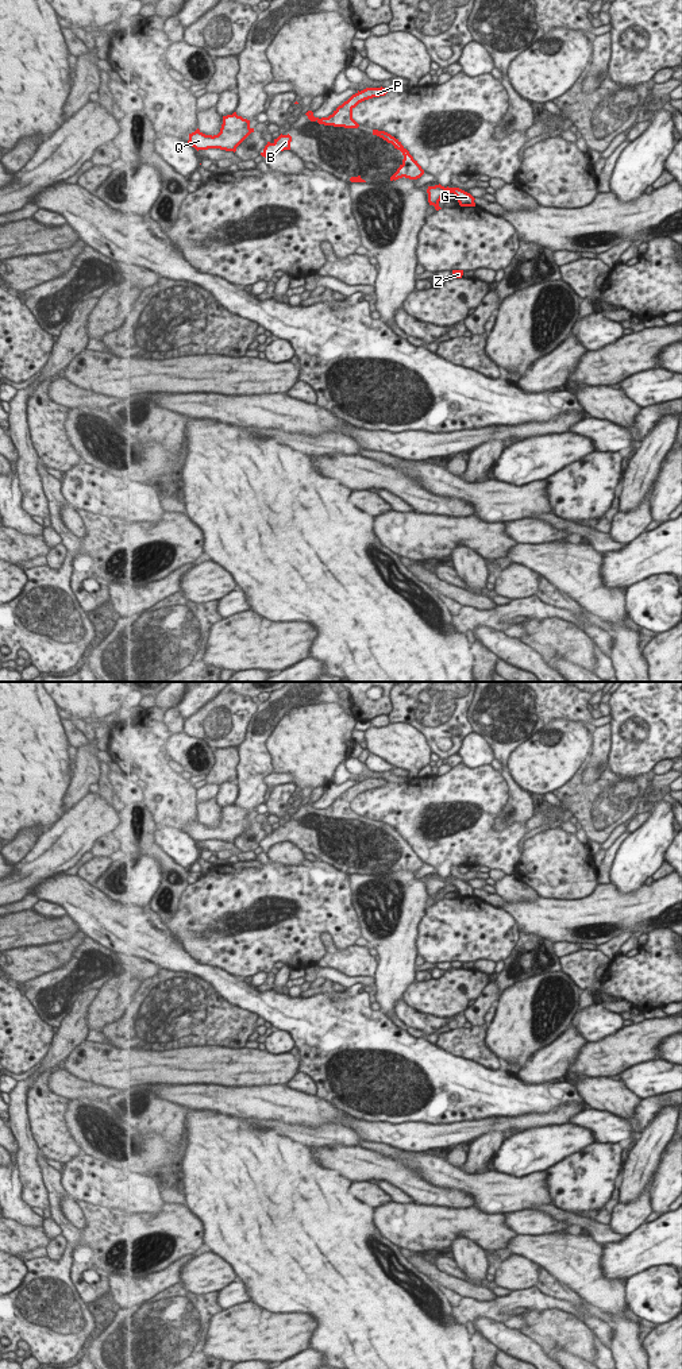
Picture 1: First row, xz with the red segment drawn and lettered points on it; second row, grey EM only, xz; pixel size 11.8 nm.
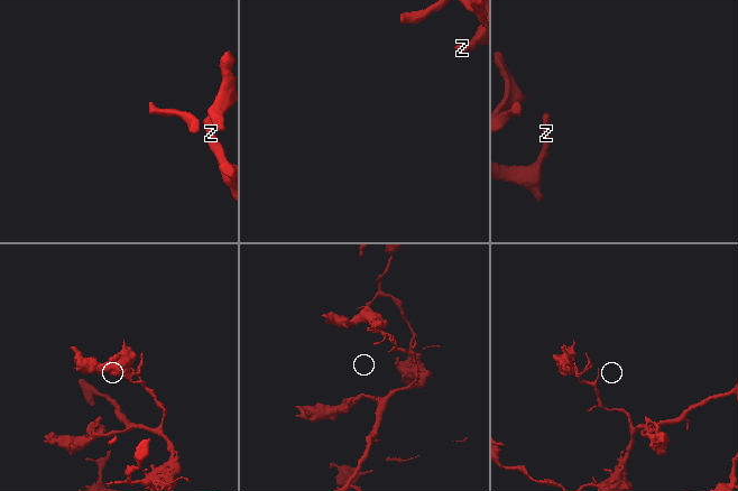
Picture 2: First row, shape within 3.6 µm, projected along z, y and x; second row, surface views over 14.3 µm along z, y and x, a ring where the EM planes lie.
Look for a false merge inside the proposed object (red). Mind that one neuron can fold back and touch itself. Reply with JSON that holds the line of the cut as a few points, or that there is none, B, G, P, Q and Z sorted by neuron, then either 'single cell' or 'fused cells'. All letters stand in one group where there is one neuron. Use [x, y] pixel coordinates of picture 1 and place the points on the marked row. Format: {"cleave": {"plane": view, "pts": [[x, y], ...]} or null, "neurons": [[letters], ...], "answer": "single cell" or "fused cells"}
{"cleave": null, "neurons": [["B", "G", "P", "Q", "Z"]], "answer": "single cell"}

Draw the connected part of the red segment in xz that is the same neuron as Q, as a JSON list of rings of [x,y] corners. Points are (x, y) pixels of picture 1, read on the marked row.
[[[232,115],[223,116],[223,124],[217,135],[205,135],[199,128],[189,134],[188,143],[199,150],[220,149],[236,151],[236,147],[251,134],[250,120]]]

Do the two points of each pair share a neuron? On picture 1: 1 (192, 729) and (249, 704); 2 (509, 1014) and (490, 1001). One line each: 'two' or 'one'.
1: one
2: two

